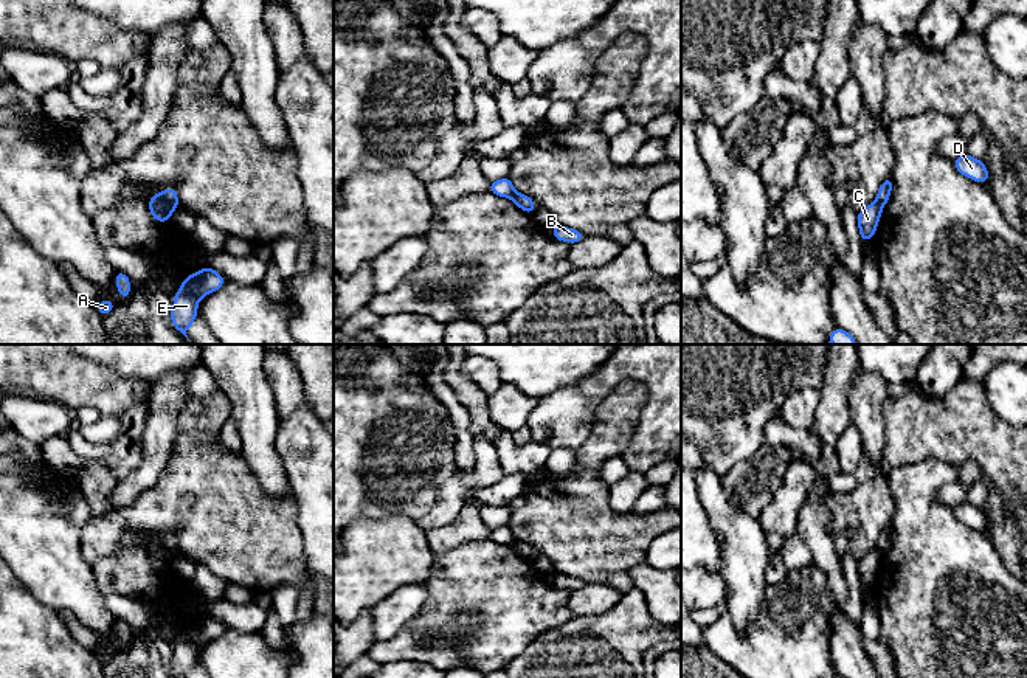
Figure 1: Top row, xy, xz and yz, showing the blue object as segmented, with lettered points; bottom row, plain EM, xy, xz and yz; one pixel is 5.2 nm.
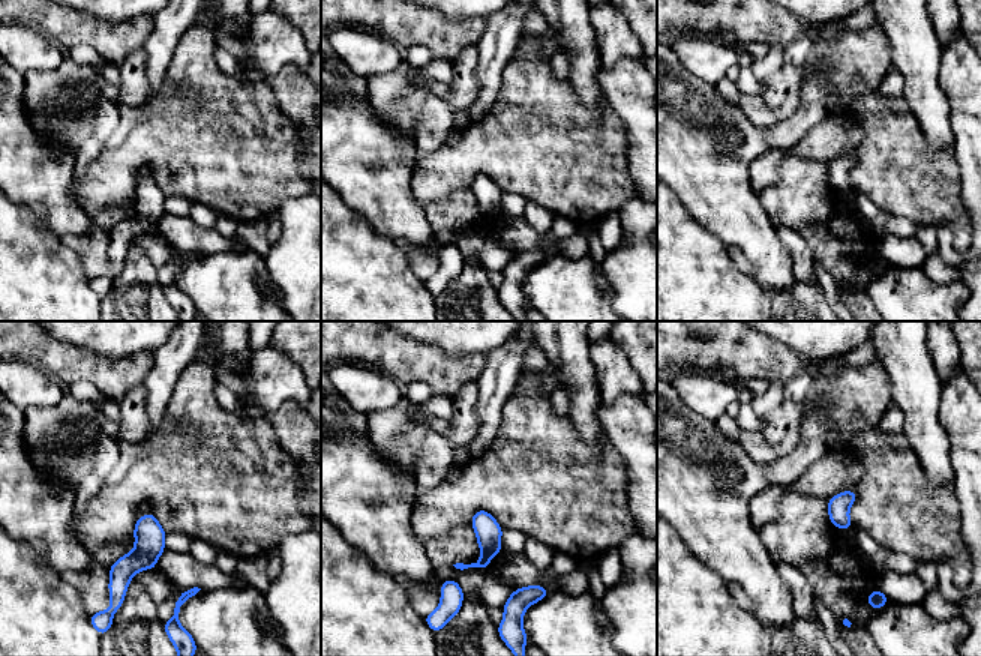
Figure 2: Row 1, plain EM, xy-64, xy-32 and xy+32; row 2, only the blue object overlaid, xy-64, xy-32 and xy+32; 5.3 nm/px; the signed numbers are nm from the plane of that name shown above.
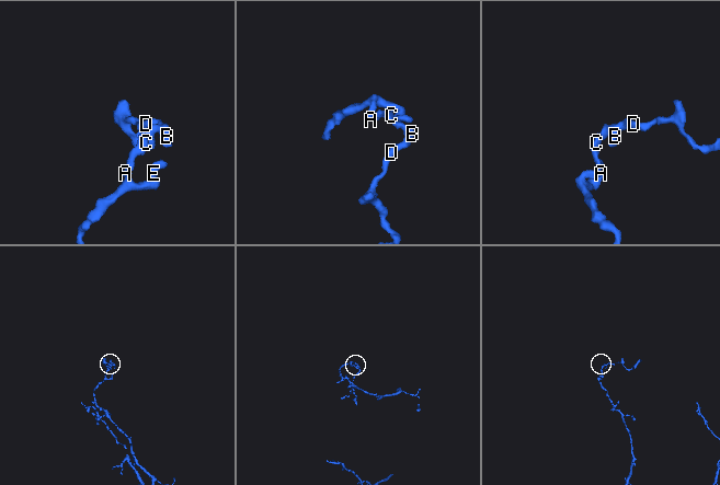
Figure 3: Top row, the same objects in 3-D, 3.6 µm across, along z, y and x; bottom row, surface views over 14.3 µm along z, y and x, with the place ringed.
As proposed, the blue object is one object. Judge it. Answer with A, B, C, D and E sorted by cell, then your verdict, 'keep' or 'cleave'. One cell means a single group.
groups A C E / B D; cleave

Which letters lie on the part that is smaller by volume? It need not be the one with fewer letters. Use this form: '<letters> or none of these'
B, D

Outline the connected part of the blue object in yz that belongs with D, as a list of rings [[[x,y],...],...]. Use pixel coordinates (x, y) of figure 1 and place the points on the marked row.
[[[966,154],[966,155],[953,158],[953,161],[954,161],[956,169],[962,175],[965,175],[977,183],[988,182],[990,174],[987,171],[985,164],[982,163],[982,160],[976,160],[974,157]]]

